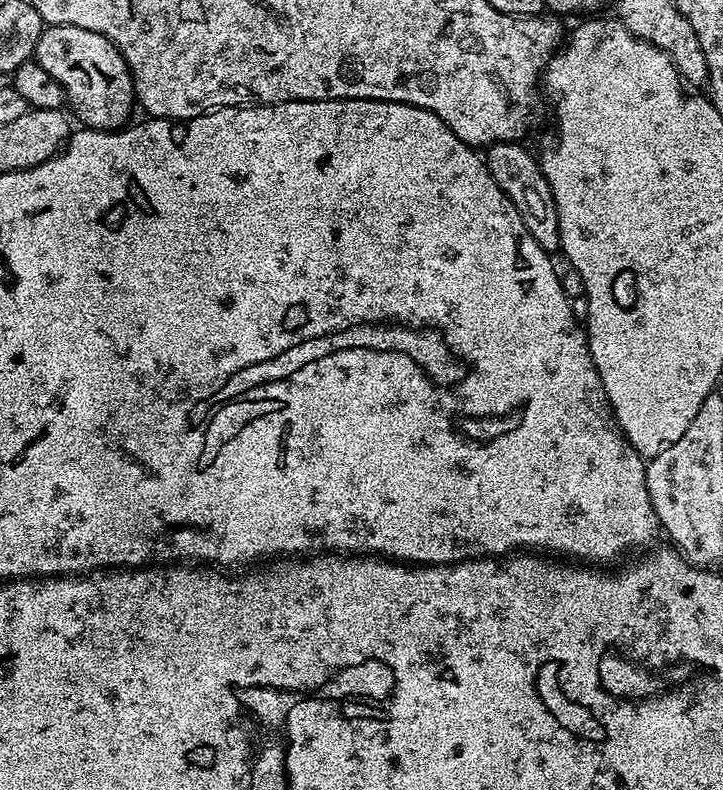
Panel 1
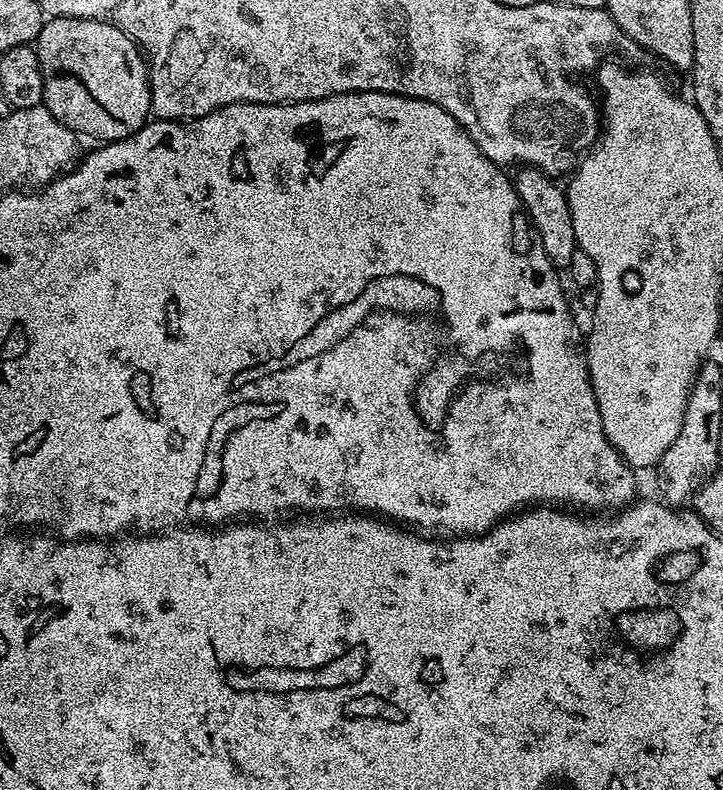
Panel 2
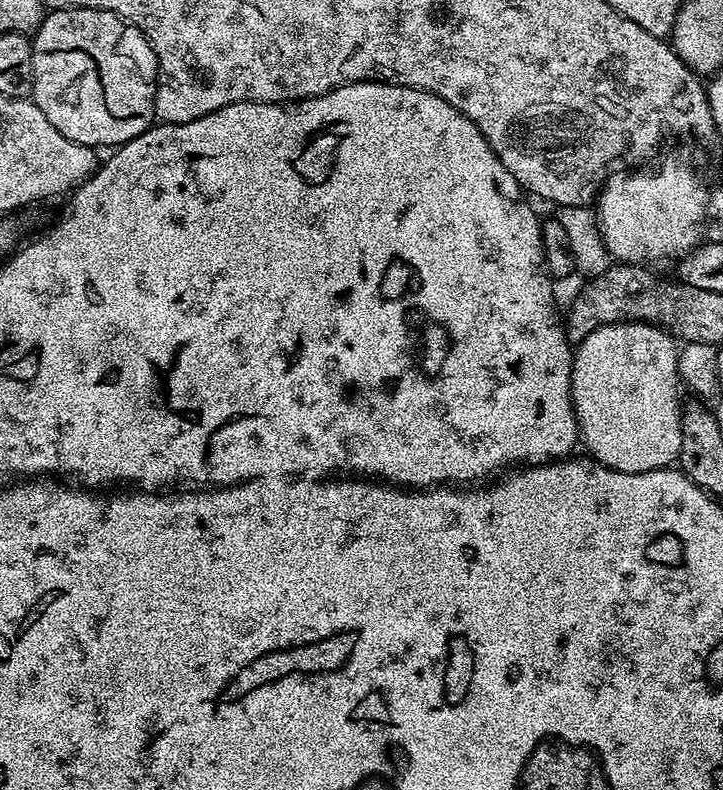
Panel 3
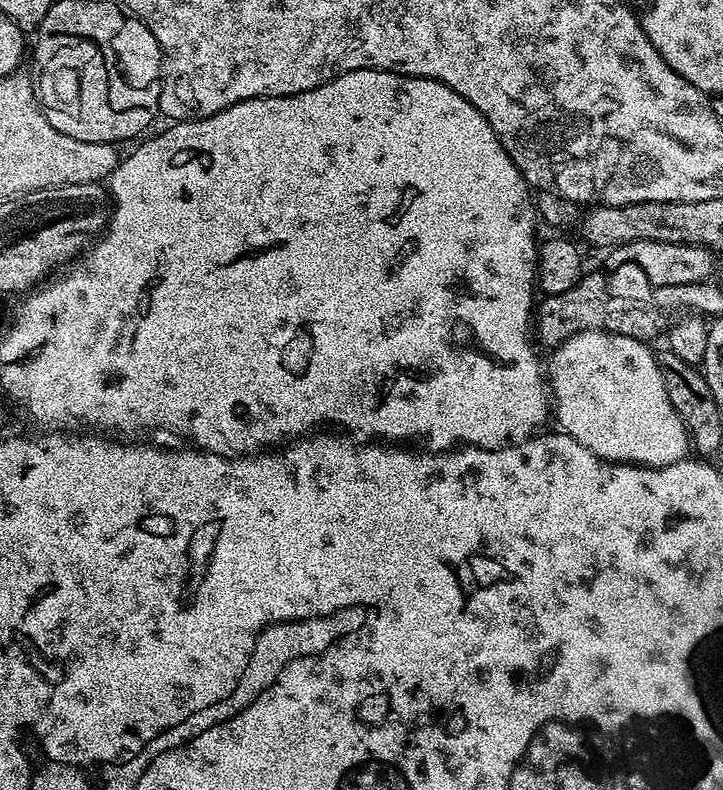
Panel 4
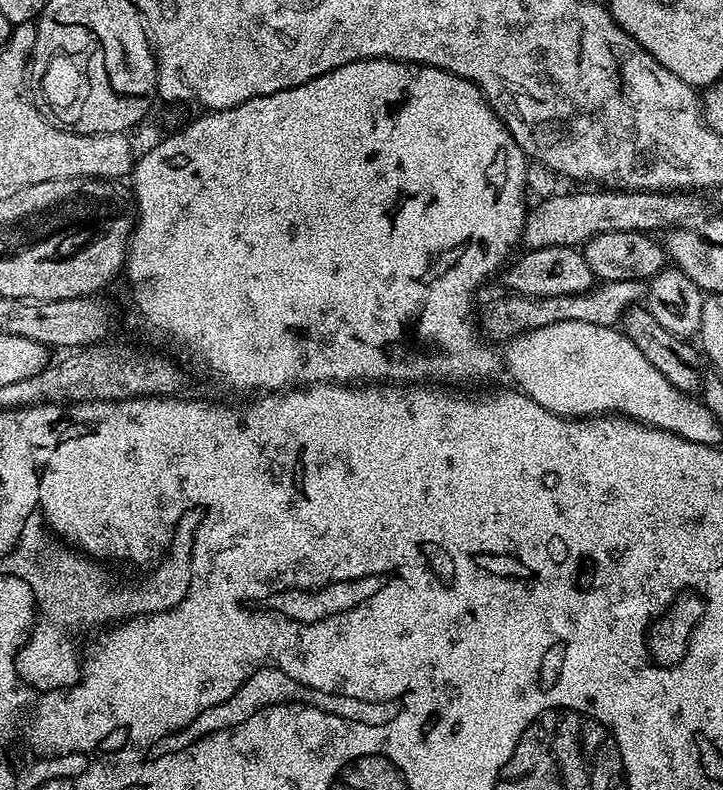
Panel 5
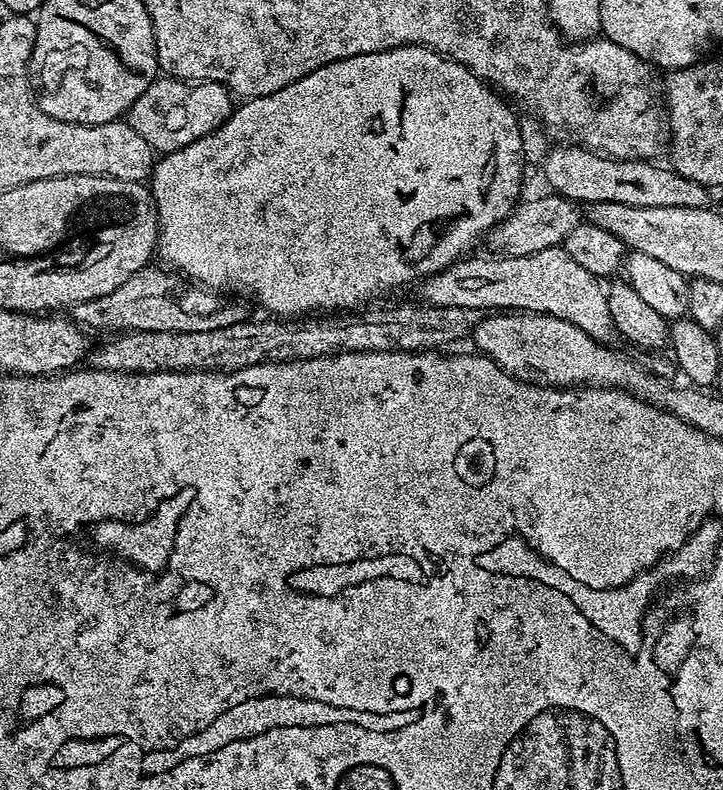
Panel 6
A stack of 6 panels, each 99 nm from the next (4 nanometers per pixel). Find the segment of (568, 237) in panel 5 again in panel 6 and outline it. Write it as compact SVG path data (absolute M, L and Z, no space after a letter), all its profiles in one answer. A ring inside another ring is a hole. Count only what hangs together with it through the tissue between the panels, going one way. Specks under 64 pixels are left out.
M549 194L550 196L536 196L533 200L527 198L521 199L516 207L512 209L510 215L502 222L498 222L486 233L486 244L488 244L493 253L501 256L521 256L522 254L538 254L538 250L550 250L551 248L561 247L566 238L566 234L570 234L570 230L574 230L574 226L582 223L582 212L580 212L573 201L568 200L566 196L559 194Z

